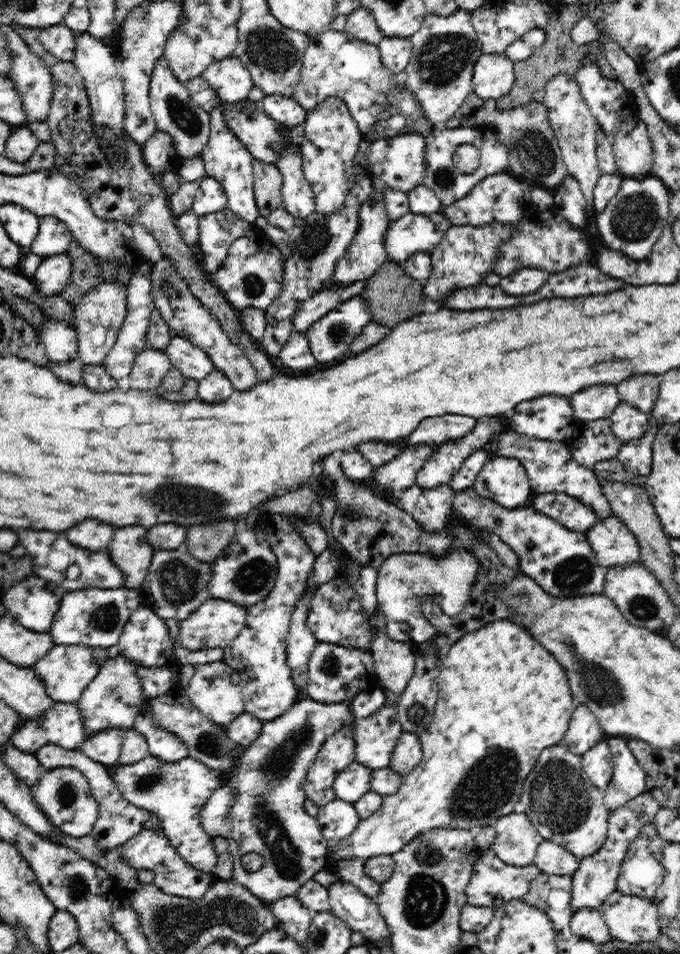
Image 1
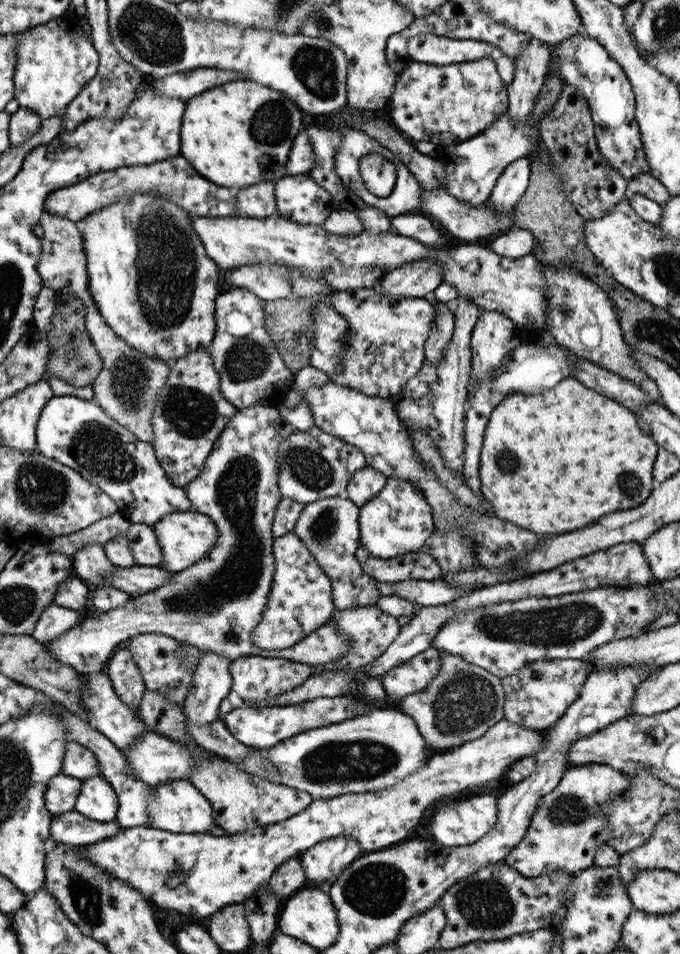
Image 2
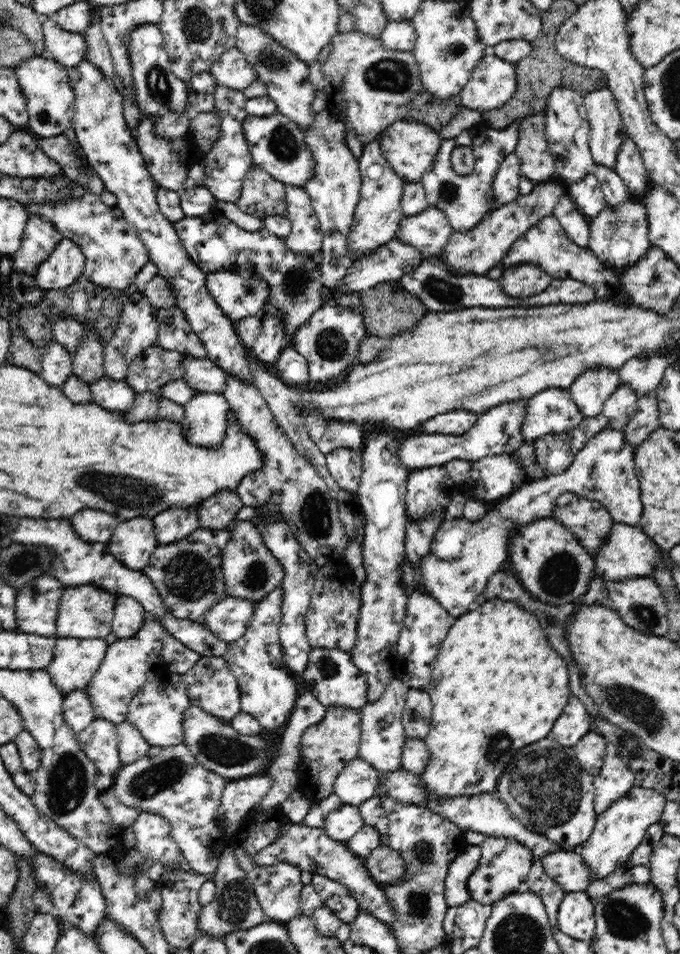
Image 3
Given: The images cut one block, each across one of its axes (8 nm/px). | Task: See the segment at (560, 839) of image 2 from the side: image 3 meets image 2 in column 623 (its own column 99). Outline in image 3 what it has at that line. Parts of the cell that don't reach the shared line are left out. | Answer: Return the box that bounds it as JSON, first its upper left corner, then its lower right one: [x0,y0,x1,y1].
[96,774,140,828]

